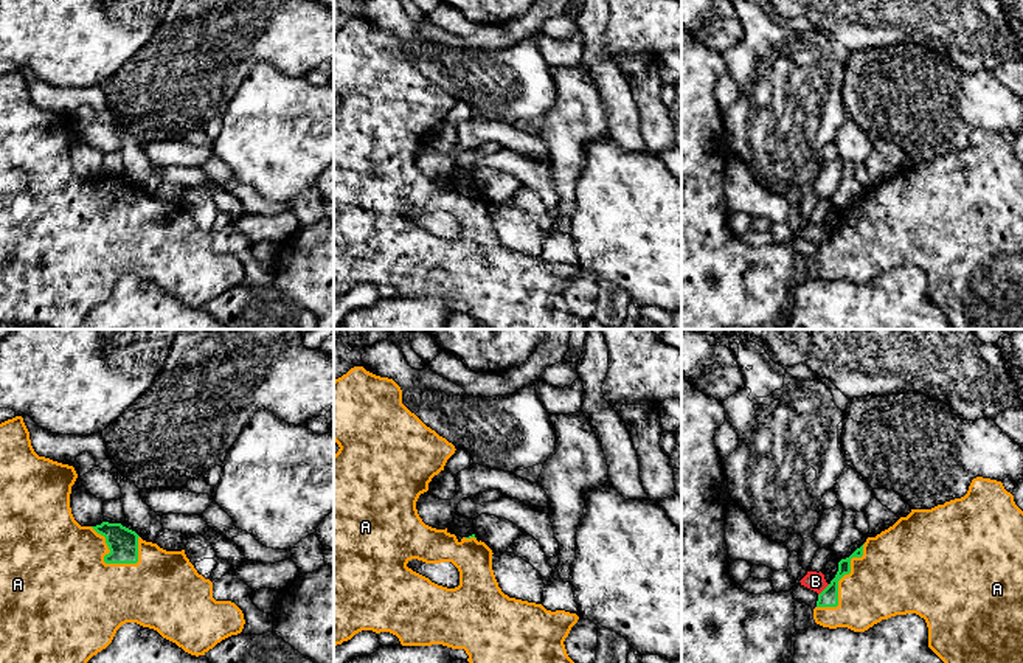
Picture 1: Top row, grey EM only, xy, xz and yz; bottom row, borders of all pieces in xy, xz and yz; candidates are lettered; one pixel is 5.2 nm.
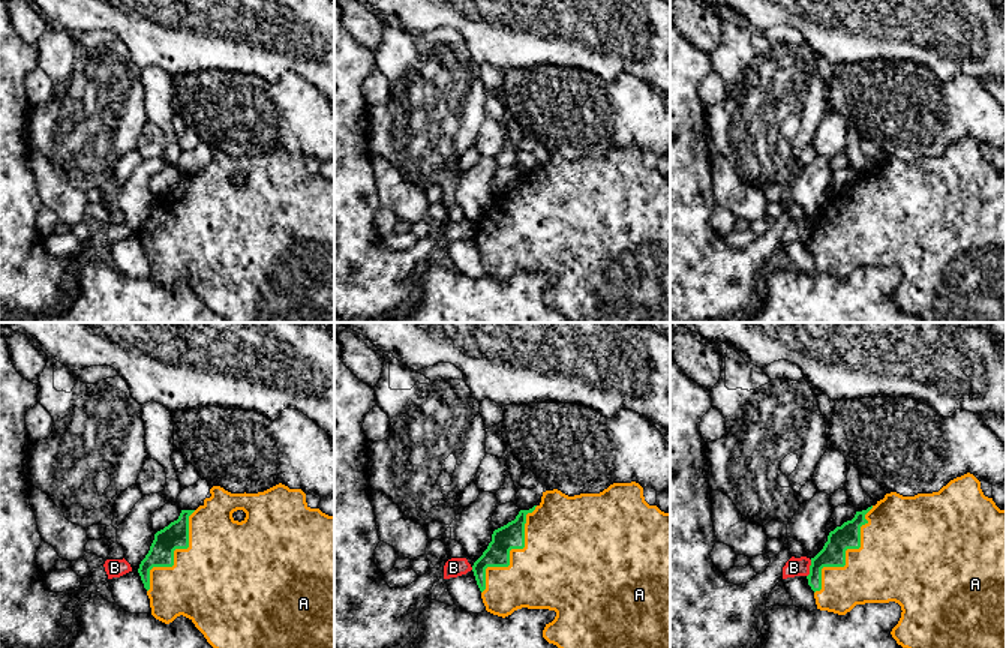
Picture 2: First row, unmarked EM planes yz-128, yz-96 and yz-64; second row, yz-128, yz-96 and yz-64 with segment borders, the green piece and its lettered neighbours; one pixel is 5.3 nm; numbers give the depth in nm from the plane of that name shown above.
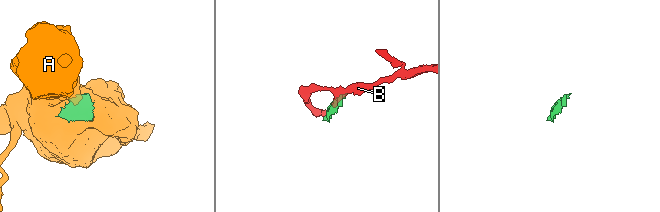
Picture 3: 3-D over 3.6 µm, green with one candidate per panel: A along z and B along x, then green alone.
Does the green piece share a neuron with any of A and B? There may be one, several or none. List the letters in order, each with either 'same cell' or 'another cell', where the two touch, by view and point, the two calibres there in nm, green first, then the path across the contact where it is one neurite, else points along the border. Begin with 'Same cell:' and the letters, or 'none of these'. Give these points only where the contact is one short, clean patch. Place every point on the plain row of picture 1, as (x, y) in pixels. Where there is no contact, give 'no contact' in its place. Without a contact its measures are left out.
Same cell: A
A: same cell; meets green in xy at (104, 211); 160 nm thick on the green side, 500 nm on the other
B: another cell; meets green in yz at (823, 242); 100 nm thick on the green side, 100 nm on the other; border along yz (829, 236), (818, 247)

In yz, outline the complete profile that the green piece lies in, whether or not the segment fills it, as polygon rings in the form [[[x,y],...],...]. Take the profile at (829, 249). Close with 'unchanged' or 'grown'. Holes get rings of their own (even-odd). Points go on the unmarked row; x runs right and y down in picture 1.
[[[976,129],[964,149],[945,154],[931,161],[911,161],[893,179],[876,189],[868,189],[849,210],[838,214],[838,224],[831,236],[818,247],[813,272],[829,281],[848,279],[865,284],[882,272],[896,267],[916,266],[928,279],[928,300],[945,315],[952,329],[1023,329],[1023,163],[1001,134]]]; grown

